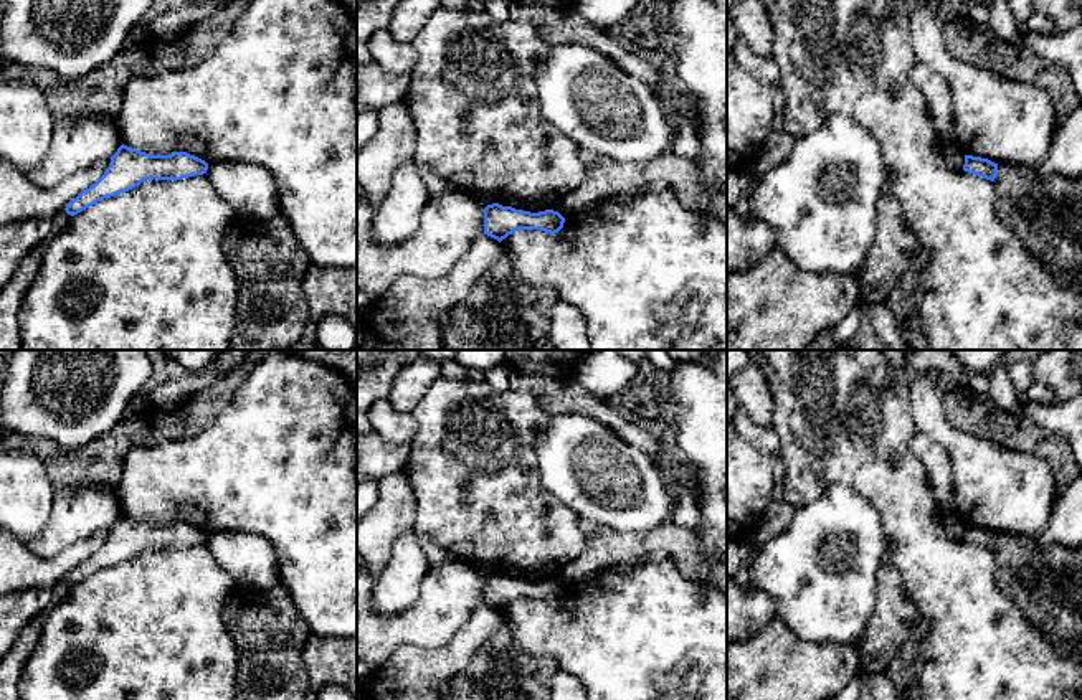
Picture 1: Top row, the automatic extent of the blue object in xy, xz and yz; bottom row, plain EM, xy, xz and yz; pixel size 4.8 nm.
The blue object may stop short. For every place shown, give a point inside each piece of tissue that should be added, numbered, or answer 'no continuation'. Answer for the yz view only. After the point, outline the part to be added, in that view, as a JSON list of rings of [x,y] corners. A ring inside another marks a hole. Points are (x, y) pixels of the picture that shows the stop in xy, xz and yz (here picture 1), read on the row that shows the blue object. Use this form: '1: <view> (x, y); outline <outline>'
no continuation

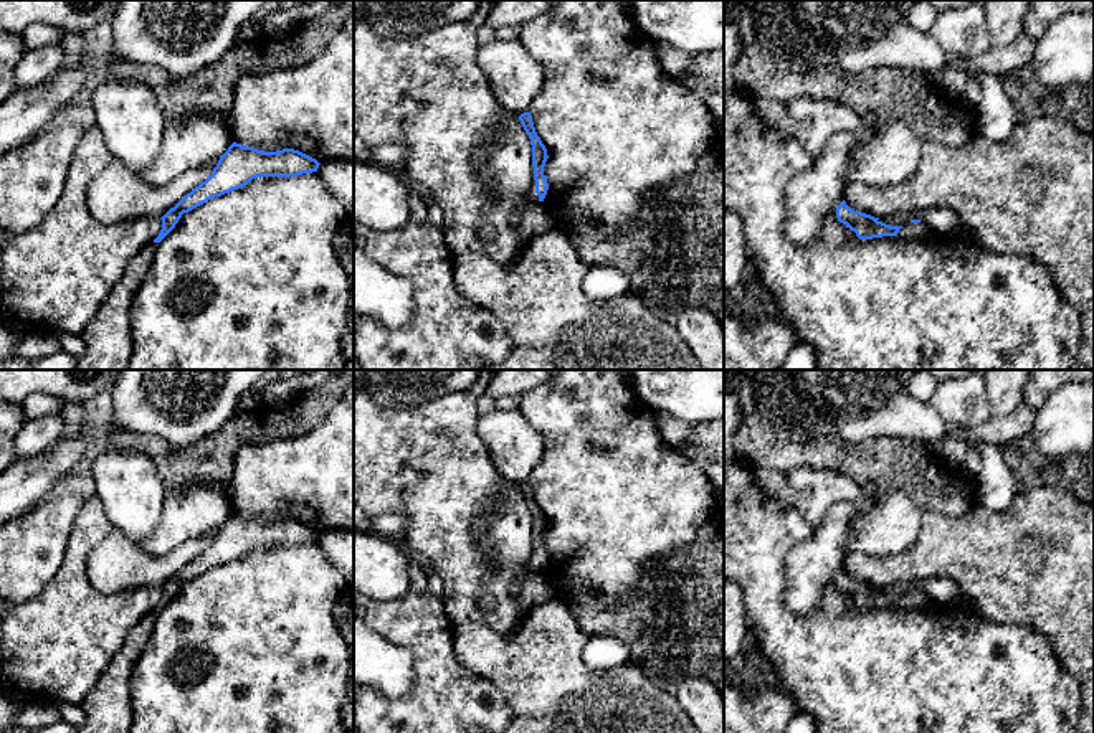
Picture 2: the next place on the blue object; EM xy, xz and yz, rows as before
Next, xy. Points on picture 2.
1: xy (108, 339); outline [[[159,243],[145,244],[126,266],[121,279],[79,335],[86,345],[76,370],[127,370],[132,355],[129,309],[149,271]]]

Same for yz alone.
1: yz (909, 231); outline [[[907,223],[904,225],[899,233],[897,238],[904,239],[904,241],[911,241],[911,239],[930,239],[935,233],[924,223]]]

